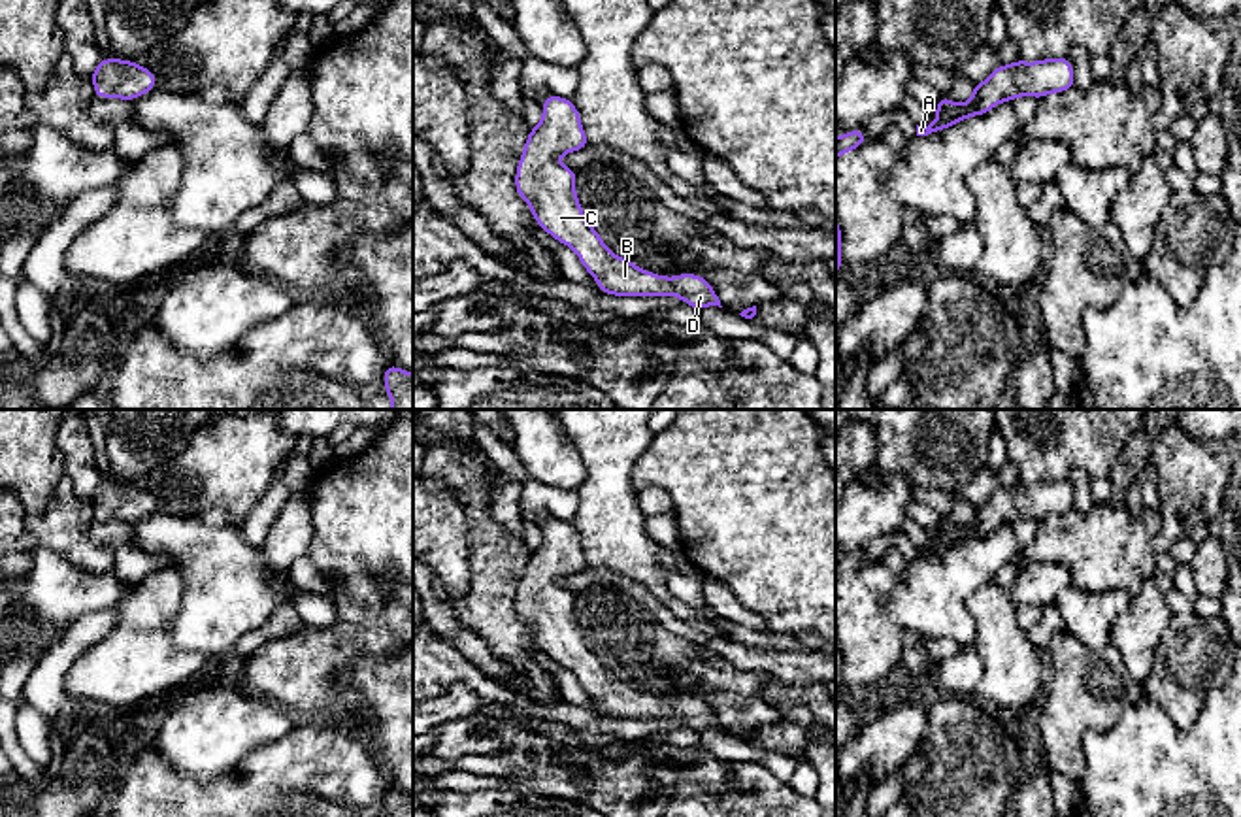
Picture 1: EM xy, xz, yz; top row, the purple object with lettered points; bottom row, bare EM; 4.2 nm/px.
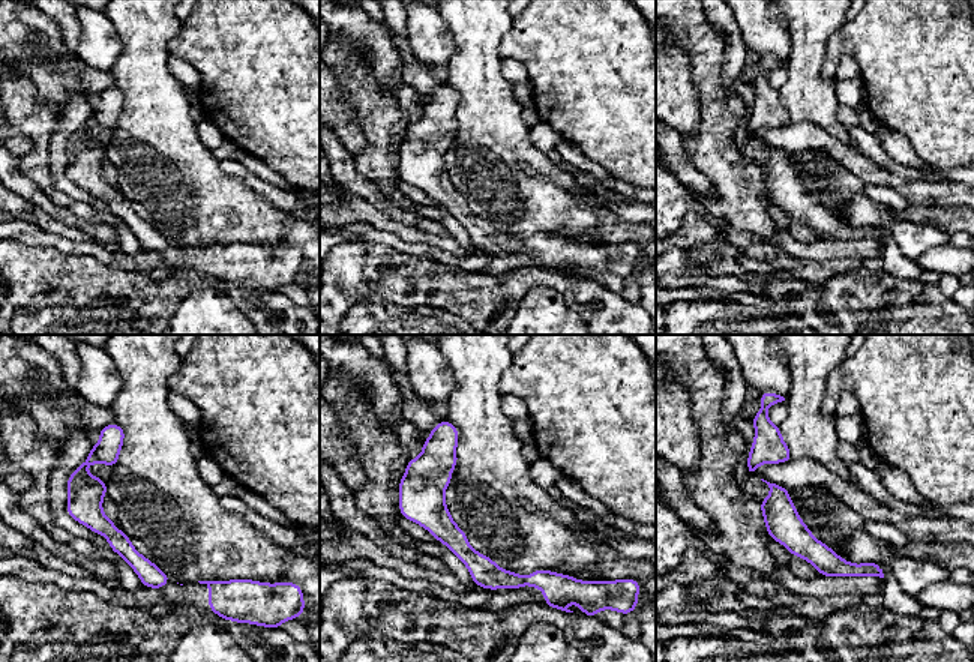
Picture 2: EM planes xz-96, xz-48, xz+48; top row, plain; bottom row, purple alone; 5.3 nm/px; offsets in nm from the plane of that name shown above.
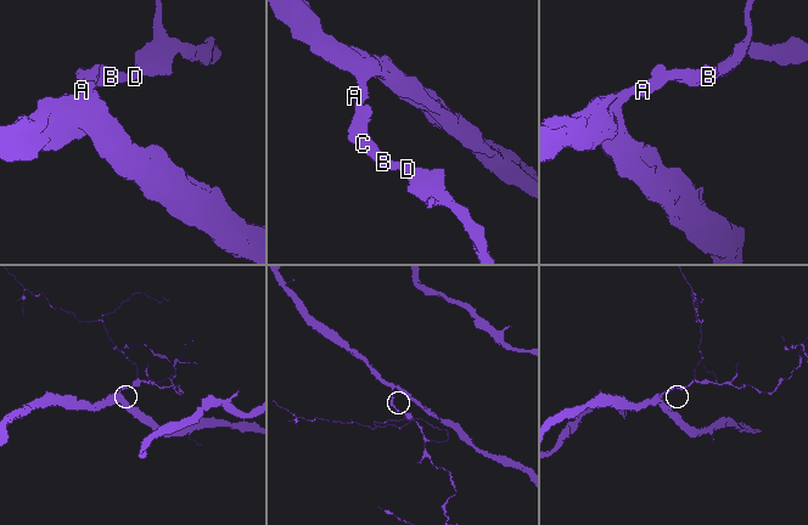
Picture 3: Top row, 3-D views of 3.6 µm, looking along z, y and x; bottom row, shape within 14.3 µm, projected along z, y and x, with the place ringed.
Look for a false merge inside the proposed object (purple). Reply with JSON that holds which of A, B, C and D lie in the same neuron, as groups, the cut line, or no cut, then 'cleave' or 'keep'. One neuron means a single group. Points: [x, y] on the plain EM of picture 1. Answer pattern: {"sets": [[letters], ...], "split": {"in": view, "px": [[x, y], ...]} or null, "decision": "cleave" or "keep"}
{"sets": [["A", "B", "C", "D"]], "split": null, "decision": "keep"}

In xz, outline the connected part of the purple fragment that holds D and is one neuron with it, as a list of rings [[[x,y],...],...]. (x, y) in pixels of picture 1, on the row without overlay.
[[[547,519],[541,526],[543,542],[528,555],[524,574],[517,587],[515,611],[517,617],[530,626],[530,636],[539,651],[554,662],[573,672],[585,692],[598,704],[598,713],[613,719],[679,719],[685,726],[698,734],[707,728],[720,728],[715,711],[698,696],[679,696],[664,700],[654,694],[641,692],[632,683],[611,675],[596,651],[585,642],[583,630],[575,615],[577,594],[562,589],[556,581],[581,574],[588,568],[581,538],[571,521]]]

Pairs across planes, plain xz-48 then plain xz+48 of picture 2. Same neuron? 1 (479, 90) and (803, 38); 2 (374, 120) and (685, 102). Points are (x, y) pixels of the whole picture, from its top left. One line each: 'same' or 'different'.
1: same
2: different

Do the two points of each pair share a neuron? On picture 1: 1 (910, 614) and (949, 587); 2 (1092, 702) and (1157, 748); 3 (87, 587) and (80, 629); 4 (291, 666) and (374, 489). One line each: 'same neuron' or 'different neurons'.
1: same neuron
2: different neurons
3: different neurons
4: same neuron

